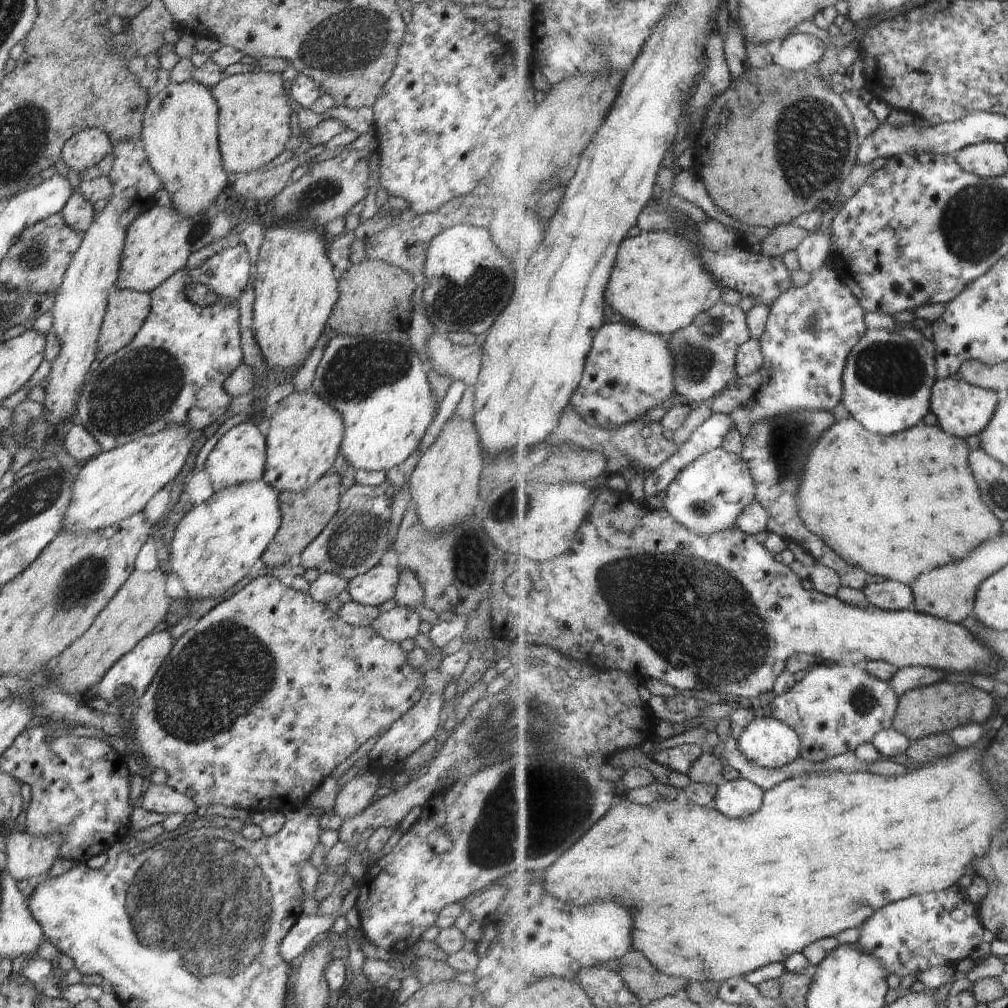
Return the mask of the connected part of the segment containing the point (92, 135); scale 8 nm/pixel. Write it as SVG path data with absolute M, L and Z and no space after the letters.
M87 128L66 141L61 150L61 158L68 168L74 169L78 174L86 168L97 166L111 147L110 138L102 130Z

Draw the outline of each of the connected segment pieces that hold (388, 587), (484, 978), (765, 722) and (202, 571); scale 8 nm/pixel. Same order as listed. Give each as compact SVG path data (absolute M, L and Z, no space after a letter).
M376 565L363 575L349 579L348 590L352 601L361 605L379 607L384 602L395 598L399 583L398 567Z
M535 877L522 881L517 889L509 891L499 907L482 922L484 932L482 938L475 944L475 953L478 954L480 962L476 968L475 988L480 992L480 996L492 1004L492 1006L502 1006L508 1002L510 994L524 991L532 984L536 984L546 976L568 976L572 974L572 962L578 962L580 968L594 968L602 966L608 960L622 960L634 950L634 939L632 938L632 914L628 908L612 900L608 902L600 901L596 904L586 906L576 906L574 903L558 900L547 886L542 882L542 878Z
M756 717L739 740L748 760L768 768L782 768L801 757L802 738L794 727L776 717Z
M263 478L222 489L202 504L193 506L179 520L170 543L171 558L166 567L180 578L182 591L188 593L187 598L195 600L196 604L210 596L216 597L248 576L250 568L274 540L281 522L279 492Z

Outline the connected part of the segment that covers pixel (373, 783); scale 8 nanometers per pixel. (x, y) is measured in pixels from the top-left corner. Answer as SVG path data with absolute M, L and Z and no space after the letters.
M370 772L355 776L338 792L333 807L334 813L343 820L347 820L364 812L364 808L368 808L373 803L372 798L374 798L380 782L376 775Z

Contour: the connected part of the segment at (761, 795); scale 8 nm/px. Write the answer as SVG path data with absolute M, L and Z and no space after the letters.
M740 778L728 781L718 789L716 806L730 818L746 818L765 804L766 791L758 783Z

